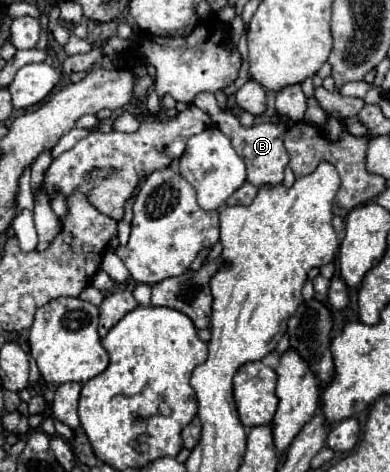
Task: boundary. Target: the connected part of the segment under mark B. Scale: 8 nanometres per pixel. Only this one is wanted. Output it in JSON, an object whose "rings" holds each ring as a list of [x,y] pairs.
{"rings":[[[199,92],[193,100],[195,106],[199,106],[201,110],[205,110],[211,120],[215,122],[215,126],[219,130],[223,130],[223,134],[227,134],[231,138],[231,144],[235,146],[235,152],[243,158],[245,166],[247,166],[247,180],[253,184],[253,186],[263,186],[263,184],[281,184],[283,182],[283,170],[289,162],[289,154],[283,146],[283,138],[285,138],[285,132],[287,128],[291,128],[295,122],[289,120],[287,124],[279,122],[279,124],[257,124],[257,126],[251,126],[251,128],[245,128],[239,124],[239,120],[231,114],[231,112],[225,112],[219,108],[215,96],[211,92]]]}

